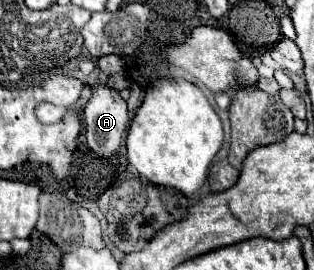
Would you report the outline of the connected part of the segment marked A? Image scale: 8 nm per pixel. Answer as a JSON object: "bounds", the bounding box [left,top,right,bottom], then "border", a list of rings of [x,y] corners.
{"bounds":[83,83,131,157],"border":[[[91,83],[91,97],[83,119],[87,145],[99,157],[117,153],[127,135],[131,121],[127,109],[123,107],[127,107],[127,103],[121,99],[119,91],[103,83]]]}

